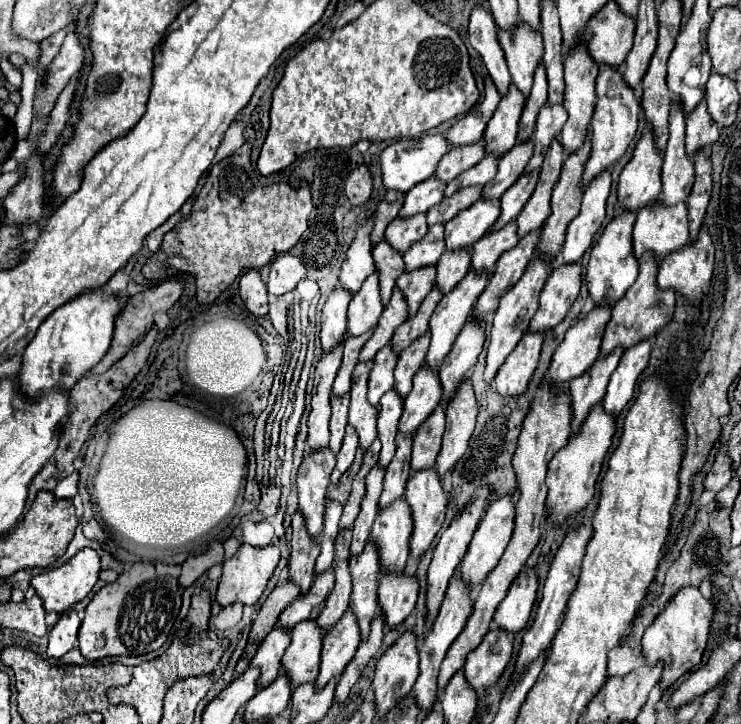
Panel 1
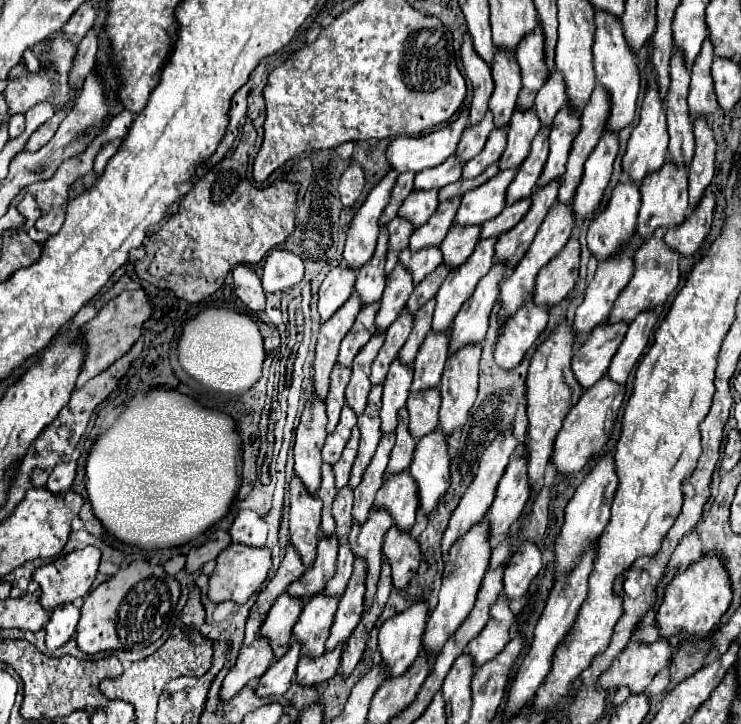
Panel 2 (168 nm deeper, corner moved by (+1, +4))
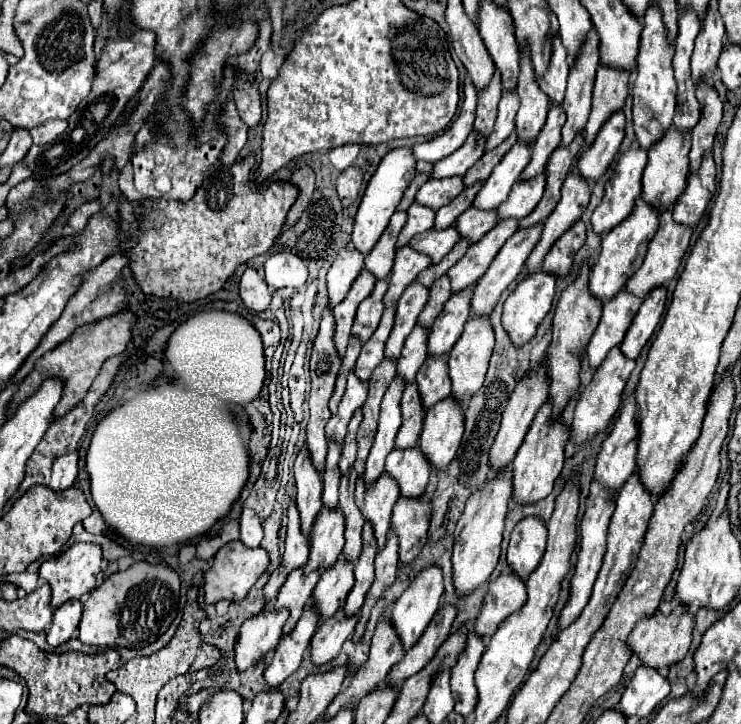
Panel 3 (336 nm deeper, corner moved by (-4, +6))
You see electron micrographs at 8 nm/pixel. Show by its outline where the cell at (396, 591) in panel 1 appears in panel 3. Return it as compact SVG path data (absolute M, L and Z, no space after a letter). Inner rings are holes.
M423 494L423 498L419 498L419 502L411 502L411 498L399 498L399 502L395 502L393 506L393 530L399 536L399 556L401 562L411 562L419 550L425 544L427 538L427 530L429 530L429 520L431 520L431 500L427 498L427 494Z

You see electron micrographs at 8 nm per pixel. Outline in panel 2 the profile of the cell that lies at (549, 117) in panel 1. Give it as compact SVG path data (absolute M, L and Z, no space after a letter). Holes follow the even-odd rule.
M554 70L550 74L550 78L546 80L546 84L542 86L542 90L538 92L538 96L536 96L534 112L538 114L538 118L542 122L542 128L552 126L552 120L558 114L558 110L564 108L564 104L566 104L566 92L564 90L566 90L564 78L558 70Z

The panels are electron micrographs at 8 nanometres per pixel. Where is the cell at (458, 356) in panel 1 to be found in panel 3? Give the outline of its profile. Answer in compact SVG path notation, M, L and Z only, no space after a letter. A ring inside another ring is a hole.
M535 224L527 230L517 230L499 250L497 258L491 262L487 272L475 284L475 294L471 300L471 312L477 316L489 316L495 308L501 292L519 276L527 256L535 248L543 228Z

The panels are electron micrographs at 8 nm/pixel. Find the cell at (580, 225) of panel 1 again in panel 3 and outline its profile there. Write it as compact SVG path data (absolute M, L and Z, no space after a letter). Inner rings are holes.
M617 110L597 132L597 138L589 146L589 150L581 152L577 156L577 168L579 172L589 180L595 182L607 166L613 162L621 140L623 140L623 128L625 128L625 114L623 110Z

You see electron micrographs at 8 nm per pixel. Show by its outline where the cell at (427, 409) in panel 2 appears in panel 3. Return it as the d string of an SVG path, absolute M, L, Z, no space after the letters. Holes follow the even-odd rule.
M429 354L423 366L419 368L415 380L419 384L425 410L429 410L435 402L447 398L451 394L451 380L447 374L447 354L443 354L443 358L431 358Z

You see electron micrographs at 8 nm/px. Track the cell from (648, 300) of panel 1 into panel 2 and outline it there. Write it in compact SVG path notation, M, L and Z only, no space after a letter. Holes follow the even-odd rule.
M658 228L658 232L654 232L654 236L644 240L642 246L636 250L636 254L634 254L634 276L628 282L628 286L622 290L618 300L614 302L608 324L616 324L616 322L630 324L640 312L660 308L666 302L666 298L674 292L674 288L678 286L678 260L680 260L678 252L670 250L664 244L664 230Z

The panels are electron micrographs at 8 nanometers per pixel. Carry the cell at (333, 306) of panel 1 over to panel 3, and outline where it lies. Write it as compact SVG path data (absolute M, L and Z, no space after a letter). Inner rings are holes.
M343 248L327 272L329 306L337 306L349 292L351 284L363 270L363 254L355 248Z

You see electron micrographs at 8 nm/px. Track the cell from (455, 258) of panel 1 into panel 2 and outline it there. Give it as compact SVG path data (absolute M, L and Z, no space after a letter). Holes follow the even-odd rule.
M452 226L440 246L444 254L444 264L448 264L450 268L462 266L474 252L478 240L480 240L480 226L464 226L464 228Z

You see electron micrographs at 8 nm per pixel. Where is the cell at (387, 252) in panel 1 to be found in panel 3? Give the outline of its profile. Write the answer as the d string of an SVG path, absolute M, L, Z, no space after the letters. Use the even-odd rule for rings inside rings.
M413 202L407 212L409 212L409 218L407 218L407 224L403 226L403 230L399 234L397 248L409 244L409 240L415 234L419 234L427 228L433 228L433 224L435 224L435 212L431 212L427 206L419 206L419 202Z

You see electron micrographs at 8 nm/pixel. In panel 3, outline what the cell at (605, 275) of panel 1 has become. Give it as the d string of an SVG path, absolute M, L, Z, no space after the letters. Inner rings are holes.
M639 146L625 150L615 166L615 176L605 184L603 202L595 208L591 222L597 234L613 230L633 210L635 198L641 196L641 176L647 164L647 152Z

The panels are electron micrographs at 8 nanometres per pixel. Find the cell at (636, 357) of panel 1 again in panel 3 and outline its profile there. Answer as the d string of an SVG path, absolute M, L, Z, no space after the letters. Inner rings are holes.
M659 286L659 290L651 290L651 296L647 296L639 308L639 312L635 314L623 344L621 344L621 352L627 354L627 358L637 358L641 348L647 344L647 340L651 338L651 334L655 332L657 324L661 322L663 310L665 310L665 302L667 302L667 290L665 286Z

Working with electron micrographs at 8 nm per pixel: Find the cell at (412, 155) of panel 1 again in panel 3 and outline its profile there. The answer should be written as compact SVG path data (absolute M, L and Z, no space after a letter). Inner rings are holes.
M471 78L463 80L463 106L453 120L451 128L445 130L443 134L435 136L429 142L421 142L413 146L415 158L417 160L427 160L427 162L439 162L441 158L453 154L457 148L463 146L467 140L469 132L473 130L473 120L475 120L475 108L477 108L477 90L471 82Z

